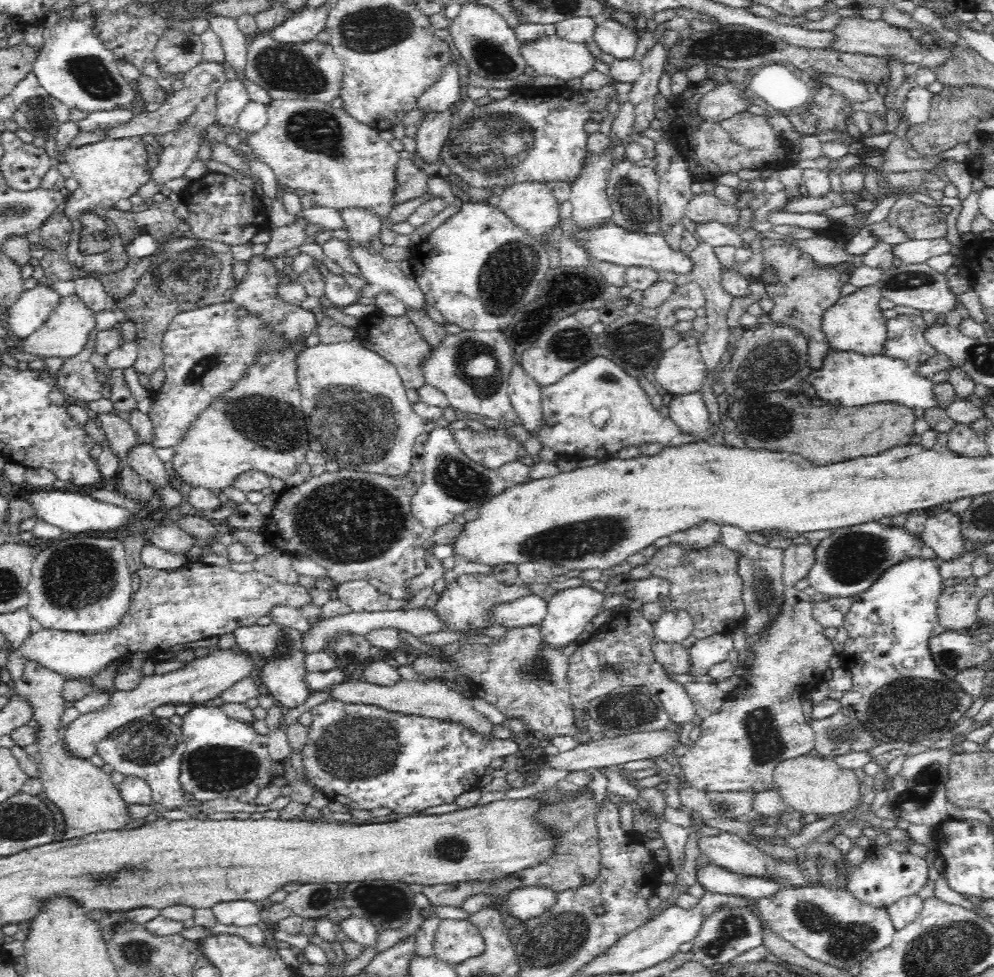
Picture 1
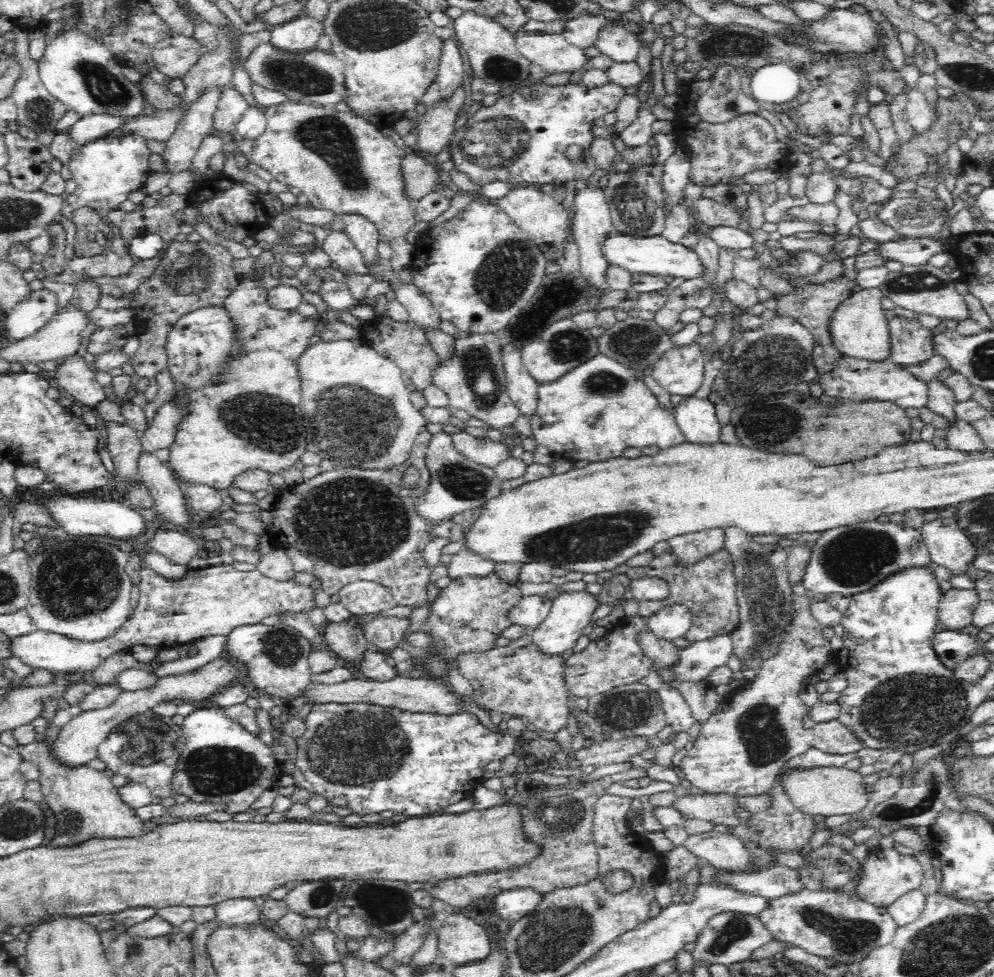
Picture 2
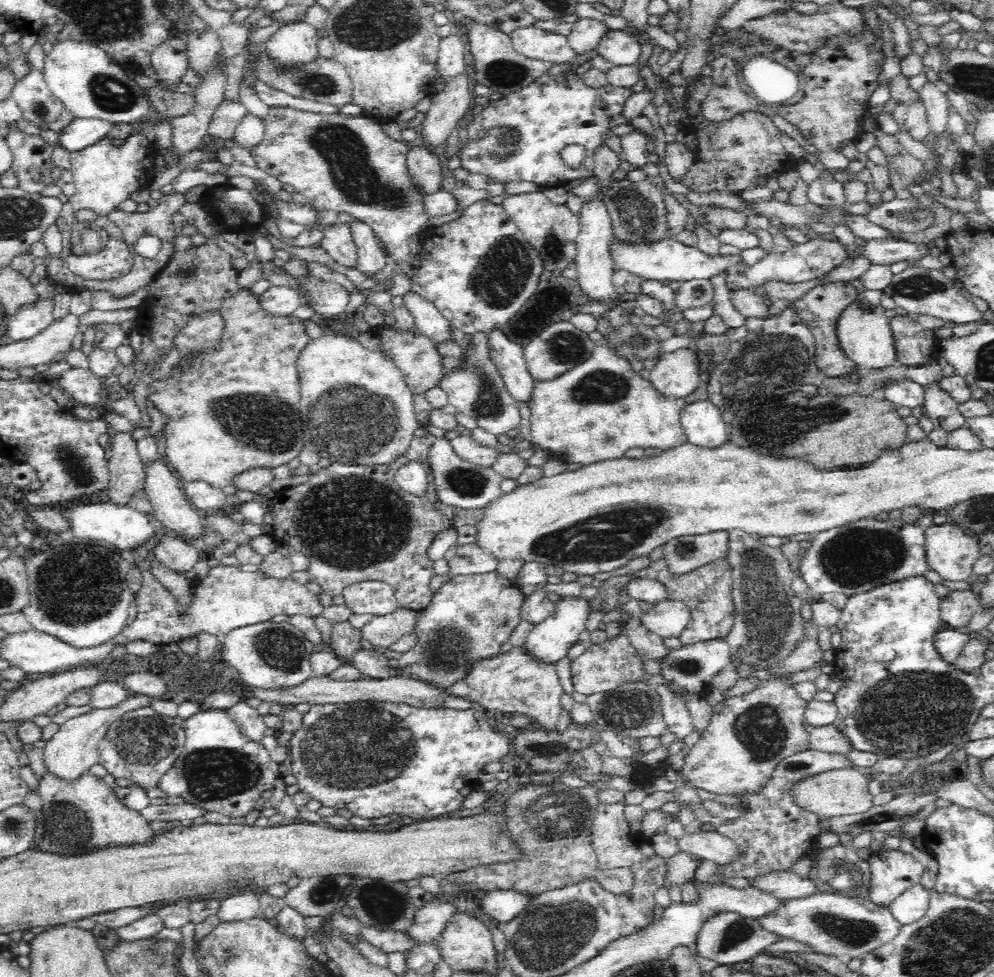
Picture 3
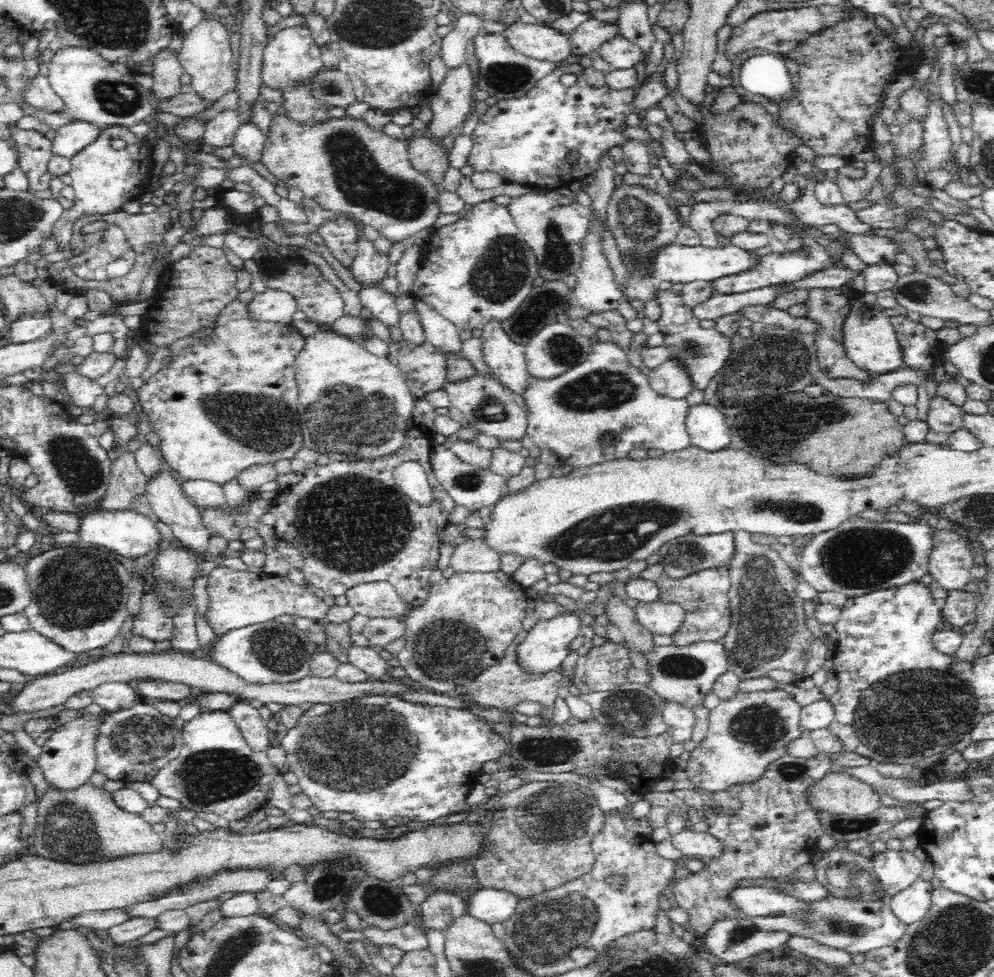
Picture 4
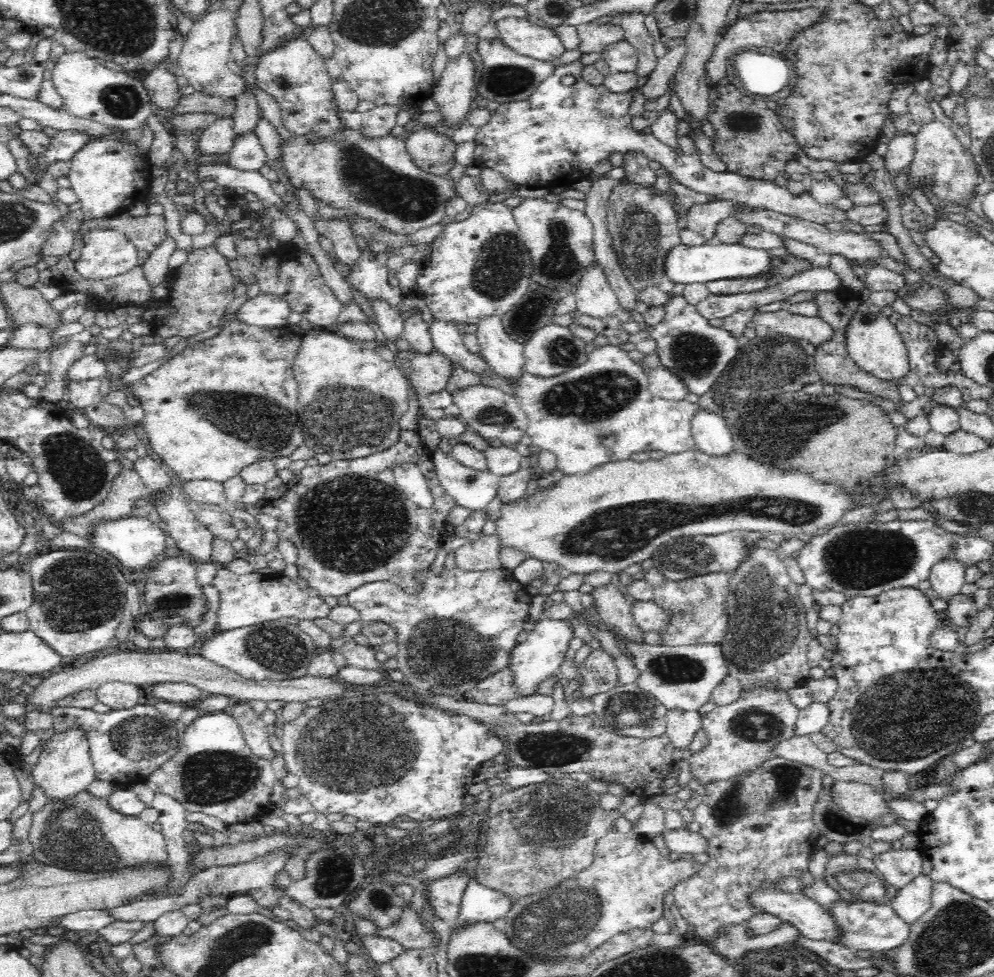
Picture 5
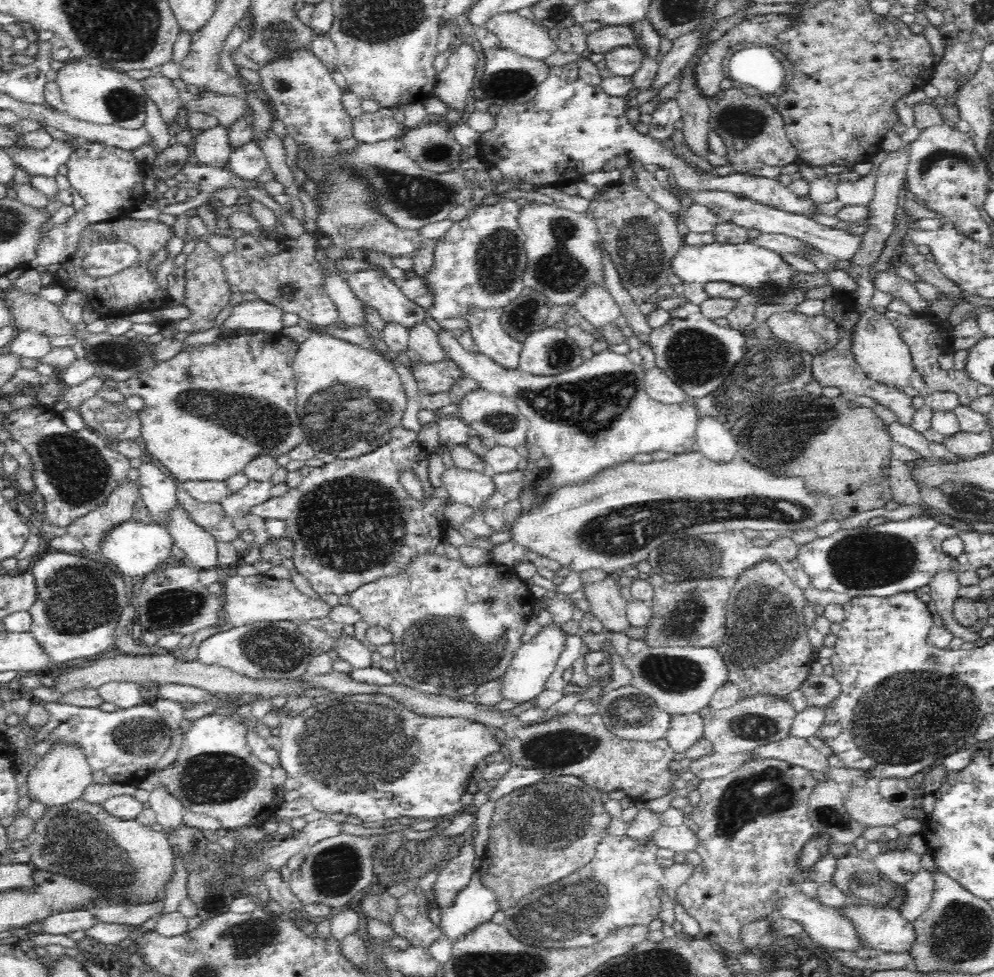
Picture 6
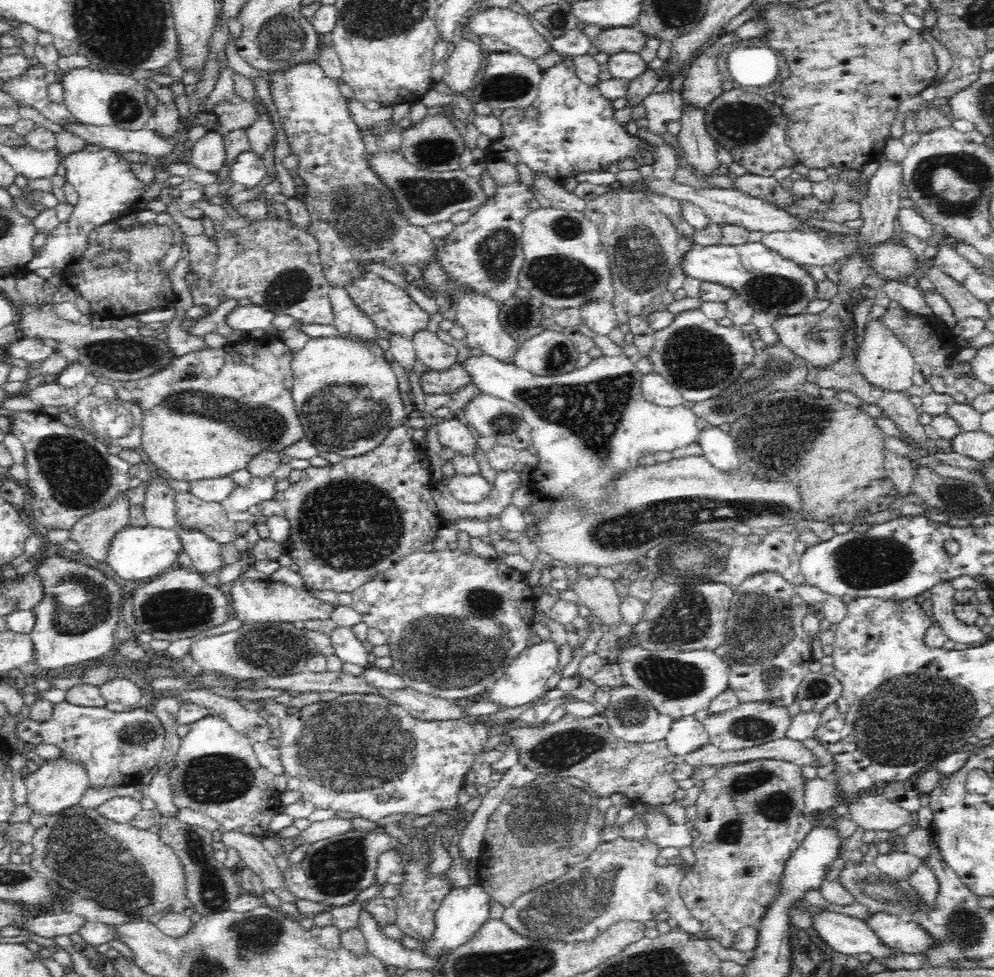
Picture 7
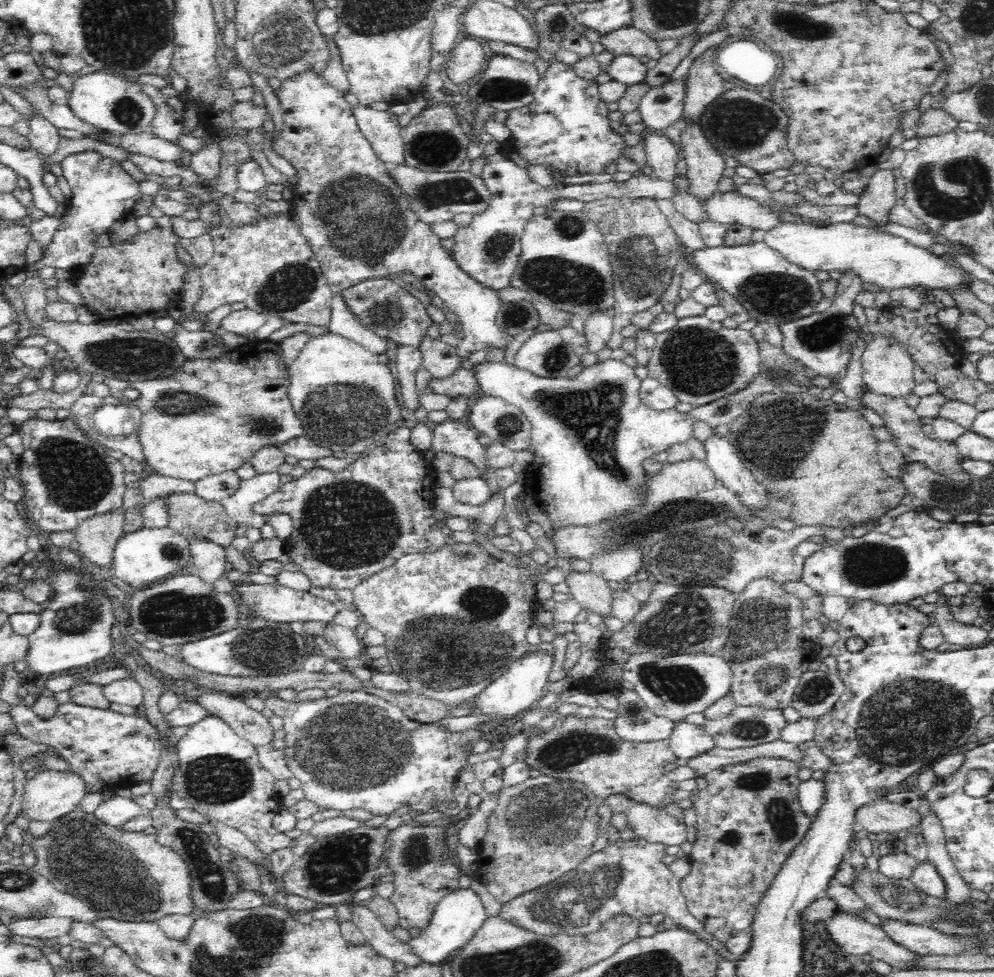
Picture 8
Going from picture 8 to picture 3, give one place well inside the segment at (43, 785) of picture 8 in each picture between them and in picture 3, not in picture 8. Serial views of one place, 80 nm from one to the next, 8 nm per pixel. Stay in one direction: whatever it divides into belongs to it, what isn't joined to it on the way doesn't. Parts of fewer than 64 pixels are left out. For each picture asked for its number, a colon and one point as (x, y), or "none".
3: (73, 750)
4: (67, 761)
5: (64, 769)
6: (61, 776)
7: (58, 785)

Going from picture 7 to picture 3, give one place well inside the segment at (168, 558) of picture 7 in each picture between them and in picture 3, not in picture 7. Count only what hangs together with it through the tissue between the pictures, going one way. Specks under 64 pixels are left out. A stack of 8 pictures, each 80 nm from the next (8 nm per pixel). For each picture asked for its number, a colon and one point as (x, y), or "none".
3: (125, 528)
4: (130, 534)
5: (135, 542)
6: (135, 549)

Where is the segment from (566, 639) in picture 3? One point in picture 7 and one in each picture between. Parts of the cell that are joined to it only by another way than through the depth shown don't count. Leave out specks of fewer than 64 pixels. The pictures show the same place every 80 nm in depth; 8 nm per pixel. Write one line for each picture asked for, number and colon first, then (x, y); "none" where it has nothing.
4: (545, 646)
5: (539, 656)
6: (524, 678)
7: (524, 680)

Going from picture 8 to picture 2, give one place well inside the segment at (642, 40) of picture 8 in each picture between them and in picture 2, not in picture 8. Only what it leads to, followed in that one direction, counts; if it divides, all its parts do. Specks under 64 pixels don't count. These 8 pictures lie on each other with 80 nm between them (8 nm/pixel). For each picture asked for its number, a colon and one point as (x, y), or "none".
2: (582, 32)
3: (587, 32)
4: (588, 37)
5: (594, 37)
6: (603, 40)
7: (622, 39)

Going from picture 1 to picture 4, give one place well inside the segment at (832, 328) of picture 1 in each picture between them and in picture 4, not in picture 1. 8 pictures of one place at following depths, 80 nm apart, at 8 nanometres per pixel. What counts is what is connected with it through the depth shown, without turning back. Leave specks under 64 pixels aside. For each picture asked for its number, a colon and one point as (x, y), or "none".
2: (859, 329)
3: (865, 334)
4: (871, 343)

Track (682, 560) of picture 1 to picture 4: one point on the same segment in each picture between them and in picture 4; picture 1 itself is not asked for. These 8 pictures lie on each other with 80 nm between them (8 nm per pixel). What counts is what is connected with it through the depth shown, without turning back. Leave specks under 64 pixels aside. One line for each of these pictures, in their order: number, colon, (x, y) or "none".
2: (708, 588)
3: (707, 591)
4: (704, 596)

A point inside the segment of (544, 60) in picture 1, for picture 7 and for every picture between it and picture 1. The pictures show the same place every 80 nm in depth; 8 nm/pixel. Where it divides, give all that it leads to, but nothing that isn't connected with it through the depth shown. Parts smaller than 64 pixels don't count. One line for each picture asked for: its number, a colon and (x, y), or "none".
2: (552, 52)
3: (534, 42)
4: (536, 40)
5: (518, 33)
6: (516, 33)
7: (515, 30)

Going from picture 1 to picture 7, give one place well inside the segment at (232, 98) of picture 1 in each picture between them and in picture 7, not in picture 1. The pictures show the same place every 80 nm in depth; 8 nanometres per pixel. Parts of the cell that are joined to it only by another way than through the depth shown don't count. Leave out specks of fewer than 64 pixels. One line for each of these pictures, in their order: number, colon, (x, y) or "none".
2: (231, 107)
3: (222, 125)
4: (220, 132)
5: (216, 140)
6: (211, 149)
7: (208, 153)

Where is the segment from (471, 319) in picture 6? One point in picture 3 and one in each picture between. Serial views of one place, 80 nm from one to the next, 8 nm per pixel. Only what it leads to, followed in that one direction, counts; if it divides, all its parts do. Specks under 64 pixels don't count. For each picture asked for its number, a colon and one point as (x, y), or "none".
3: (508, 357)
4: (506, 359)
5: (505, 355)

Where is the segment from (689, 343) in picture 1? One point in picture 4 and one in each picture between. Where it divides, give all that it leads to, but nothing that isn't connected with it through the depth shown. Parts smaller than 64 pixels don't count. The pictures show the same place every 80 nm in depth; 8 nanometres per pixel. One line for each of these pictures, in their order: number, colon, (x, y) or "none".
2: (680, 370)
3: (677, 375)
4: (669, 380)

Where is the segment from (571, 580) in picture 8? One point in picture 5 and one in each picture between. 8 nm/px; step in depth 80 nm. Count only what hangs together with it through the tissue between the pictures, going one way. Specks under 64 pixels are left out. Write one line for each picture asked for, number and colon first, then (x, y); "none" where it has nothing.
5: (610, 600)
6: (606, 601)
7: (598, 594)

